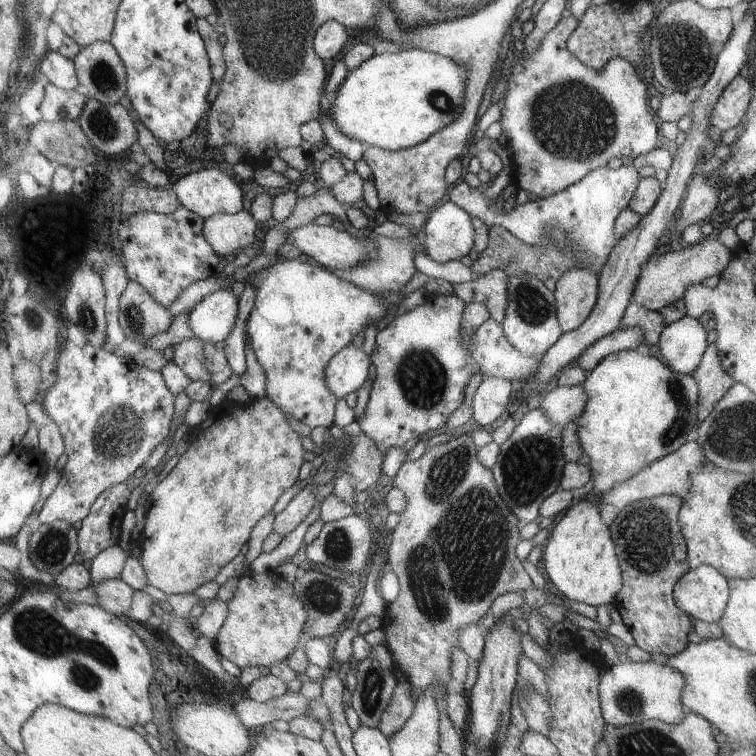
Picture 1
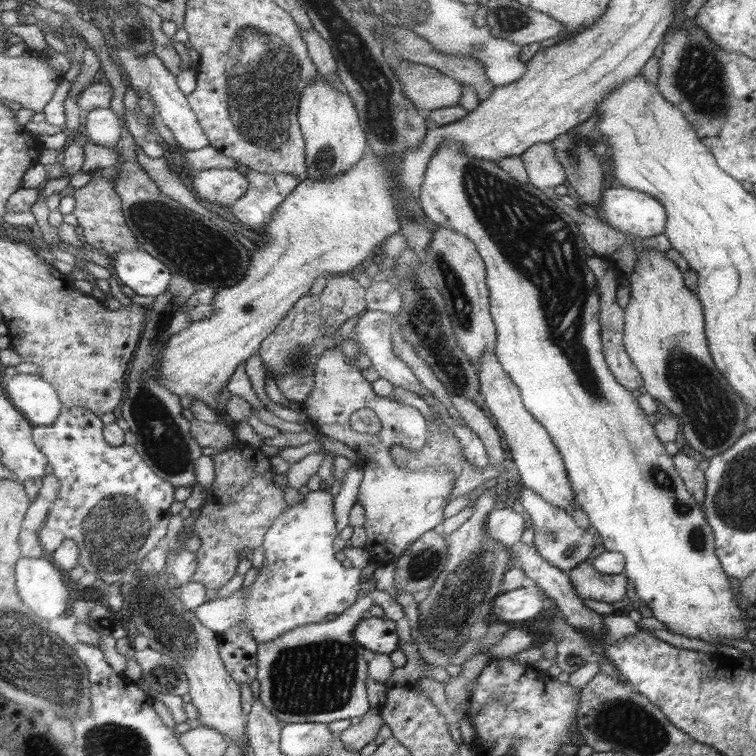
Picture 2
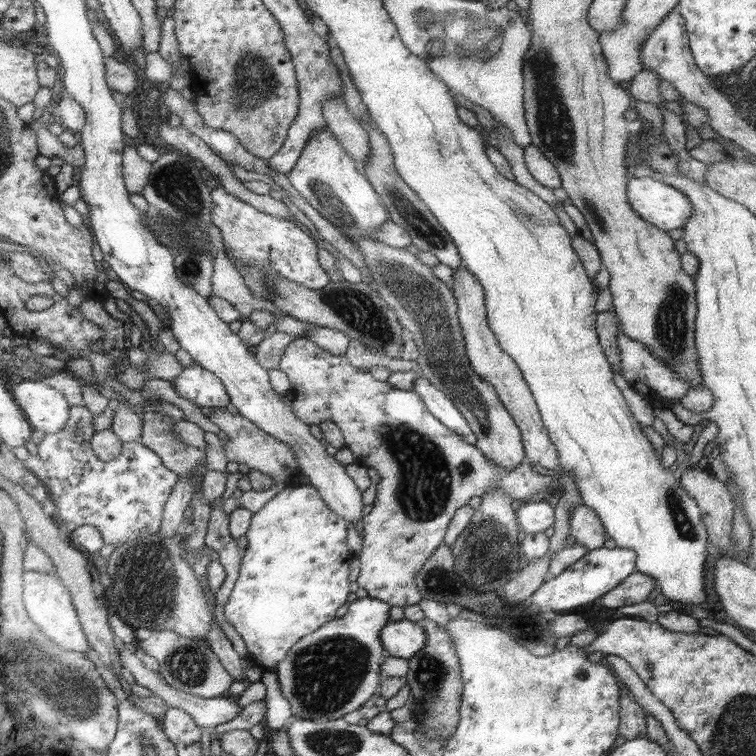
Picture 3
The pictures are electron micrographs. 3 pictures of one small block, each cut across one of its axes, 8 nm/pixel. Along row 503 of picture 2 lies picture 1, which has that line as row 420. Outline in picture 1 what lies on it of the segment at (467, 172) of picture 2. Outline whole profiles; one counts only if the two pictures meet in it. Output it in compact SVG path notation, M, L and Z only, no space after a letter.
M613 352L603 358L593 372L581 384L585 390L585 412L575 420L577 440L583 454L583 464L589 468L593 480L593 494L603 494L613 488L613 484L621 484L621 480L629 480L637 476L643 468L649 468L655 460L677 452L681 444L687 442L687 434L699 424L697 418L697 382L691 376L675 374L669 366L663 366L657 358L649 358L645 354L635 352Z

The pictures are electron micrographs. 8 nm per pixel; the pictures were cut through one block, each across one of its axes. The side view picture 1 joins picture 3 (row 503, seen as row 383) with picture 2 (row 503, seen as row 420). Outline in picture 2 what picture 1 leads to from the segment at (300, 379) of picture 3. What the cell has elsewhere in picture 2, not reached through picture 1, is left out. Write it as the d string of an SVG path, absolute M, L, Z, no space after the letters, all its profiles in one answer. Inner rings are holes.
M341 348L329 350L321 358L317 366L317 388L313 390L313 396L305 402L303 408L309 414L309 420L319 428L319 434L343 442L365 462L365 480L361 484L359 494L359 504L367 514L363 526L367 534L365 550L373 556L377 564L397 564L397 560L415 540L445 522L443 512L453 500L457 476L449 468L443 466L441 470L427 468L409 472L407 468L401 468L393 458L395 446L413 452L425 448L429 440L427 416L415 406L405 406L395 402L393 398L379 396L373 388L373 382L361 376L359 366L349 364L349 356ZM363 408L373 410L381 420L383 430L379 434L359 434L351 428L351 414Z

